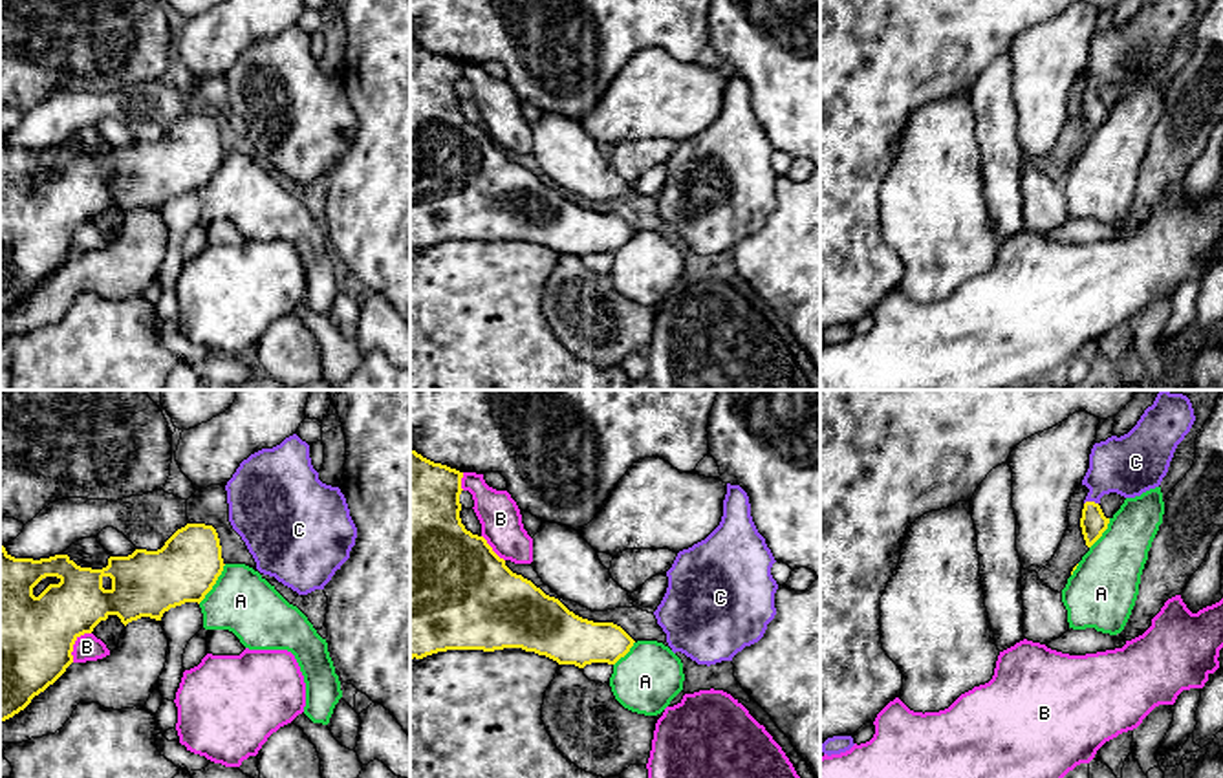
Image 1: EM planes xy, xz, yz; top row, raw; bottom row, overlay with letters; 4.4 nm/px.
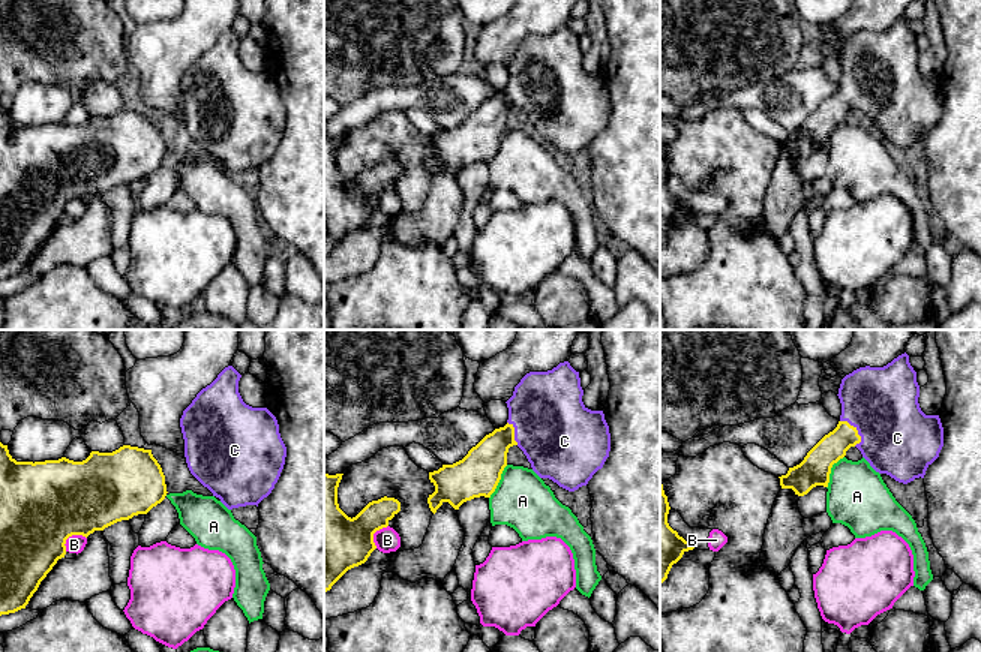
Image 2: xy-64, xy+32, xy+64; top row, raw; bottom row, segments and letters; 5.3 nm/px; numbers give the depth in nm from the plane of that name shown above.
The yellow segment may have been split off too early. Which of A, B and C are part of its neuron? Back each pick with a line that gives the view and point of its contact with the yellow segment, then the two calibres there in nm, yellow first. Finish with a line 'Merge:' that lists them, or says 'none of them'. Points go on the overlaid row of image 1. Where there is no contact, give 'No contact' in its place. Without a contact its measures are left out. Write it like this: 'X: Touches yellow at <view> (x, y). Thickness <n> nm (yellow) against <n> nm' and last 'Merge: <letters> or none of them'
C: Touches yellow at yz (1090, 502). Thickness 120 nm (yellow) against 260 nm
Merge: C

